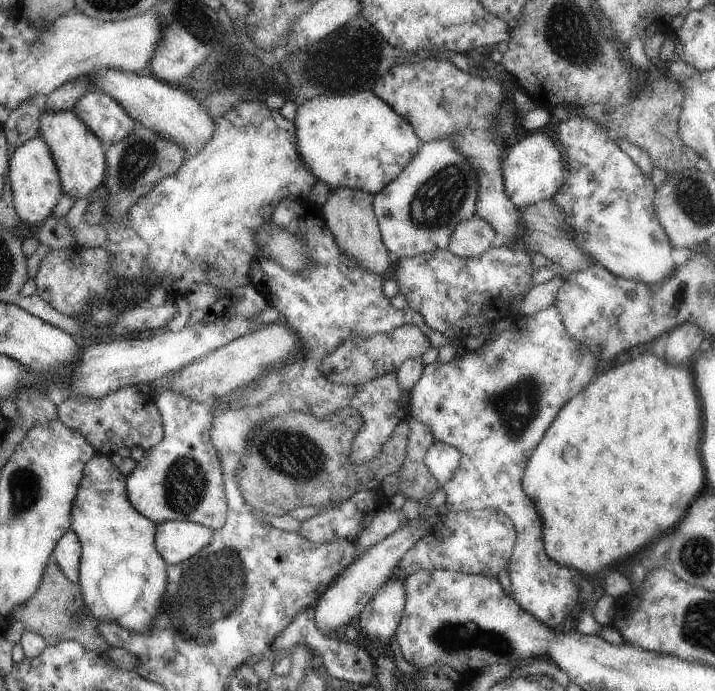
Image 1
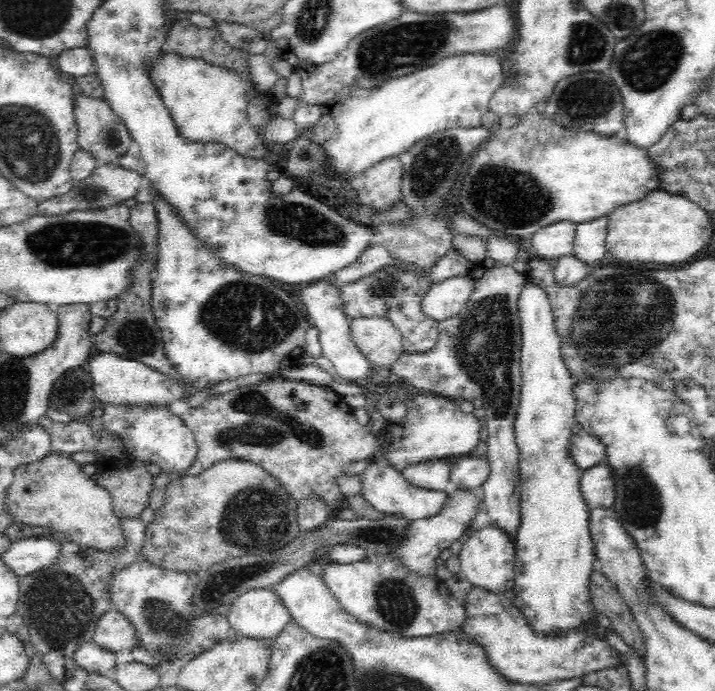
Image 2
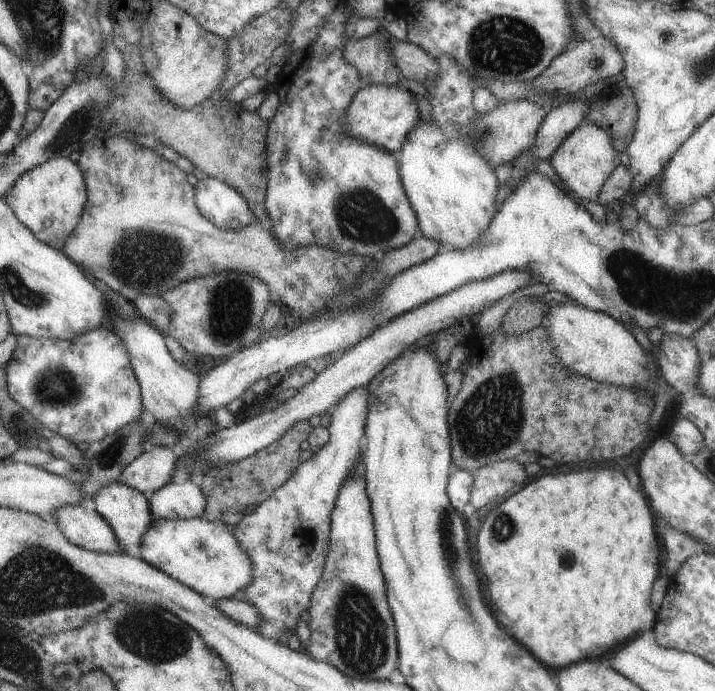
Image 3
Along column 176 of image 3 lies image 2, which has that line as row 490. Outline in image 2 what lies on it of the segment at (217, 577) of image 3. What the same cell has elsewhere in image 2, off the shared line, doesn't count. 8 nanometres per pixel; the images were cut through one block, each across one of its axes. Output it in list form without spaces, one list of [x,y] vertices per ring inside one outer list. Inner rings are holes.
[[[525,276],[524,286],[522,286],[522,294],[518,298],[518,312],[521,320],[521,332],[522,332],[522,344],[521,344],[521,393],[519,394],[519,405],[517,413],[513,420],[513,429],[518,445],[518,469],[520,472],[520,514],[521,522],[518,528],[518,534],[514,542],[516,548],[515,565],[514,565],[514,606],[518,607],[522,614],[526,615],[528,623],[532,626],[534,631],[542,634],[560,634],[563,630],[578,629],[583,630],[582,623],[594,620],[596,612],[593,609],[591,603],[591,592],[589,591],[590,577],[592,570],[592,563],[596,559],[594,554],[594,543],[590,536],[590,506],[584,501],[582,497],[582,491],[580,491],[580,480],[583,476],[583,470],[578,467],[574,457],[571,453],[572,428],[577,424],[574,419],[576,414],[576,395],[574,395],[574,382],[575,379],[571,376],[571,373],[567,369],[565,362],[561,355],[561,342],[554,325],[554,317],[551,311],[550,301],[546,291],[537,284],[534,284],[527,276]]]

